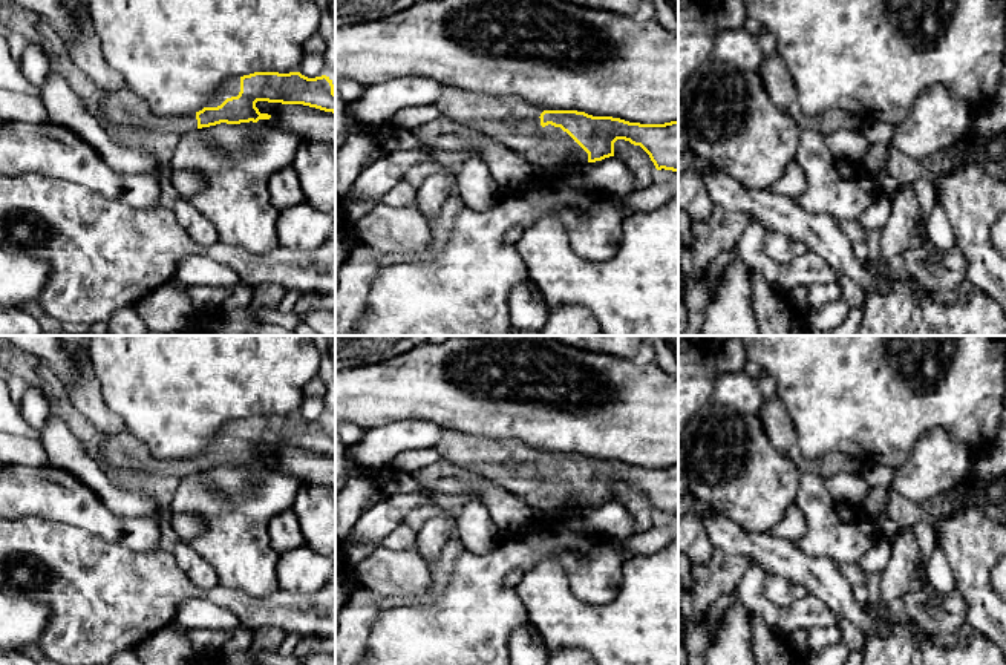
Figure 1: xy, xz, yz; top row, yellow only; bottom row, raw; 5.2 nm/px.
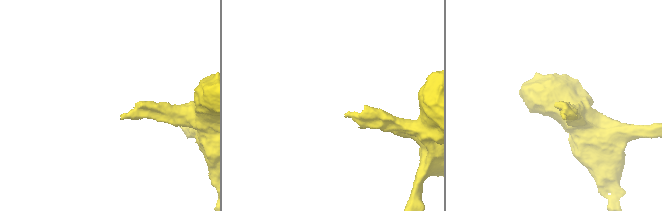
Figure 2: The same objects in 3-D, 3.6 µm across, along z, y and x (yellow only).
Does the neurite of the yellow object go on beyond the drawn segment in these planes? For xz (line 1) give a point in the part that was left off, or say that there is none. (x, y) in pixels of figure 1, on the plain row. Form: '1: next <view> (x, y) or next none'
1: next xz (515, 466)

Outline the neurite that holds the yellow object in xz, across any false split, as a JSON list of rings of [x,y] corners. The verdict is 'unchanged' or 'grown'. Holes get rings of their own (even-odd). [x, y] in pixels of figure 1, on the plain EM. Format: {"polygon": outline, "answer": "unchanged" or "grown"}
{"polygon": [[[441,429],[433,446],[443,460],[469,467],[519,495],[534,516],[554,515],[576,503],[614,500],[617,483],[640,489],[657,513],[678,515],[678,464],[629,466],[577,454],[544,454],[519,440],[482,440]]], "answer": "grown"}

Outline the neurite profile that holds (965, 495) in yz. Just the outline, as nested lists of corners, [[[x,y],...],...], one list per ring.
[[[965,480],[952,490],[943,493],[943,498],[952,504],[952,512],[955,513],[969,507],[982,507],[988,504],[985,493],[994,483],[989,480],[982,484],[972,484]]]

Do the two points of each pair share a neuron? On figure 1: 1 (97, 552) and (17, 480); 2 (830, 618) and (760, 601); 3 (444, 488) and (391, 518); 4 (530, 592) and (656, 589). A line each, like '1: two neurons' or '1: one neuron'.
1: two neurons
2: one neuron
3: two neurons
4: one neuron

